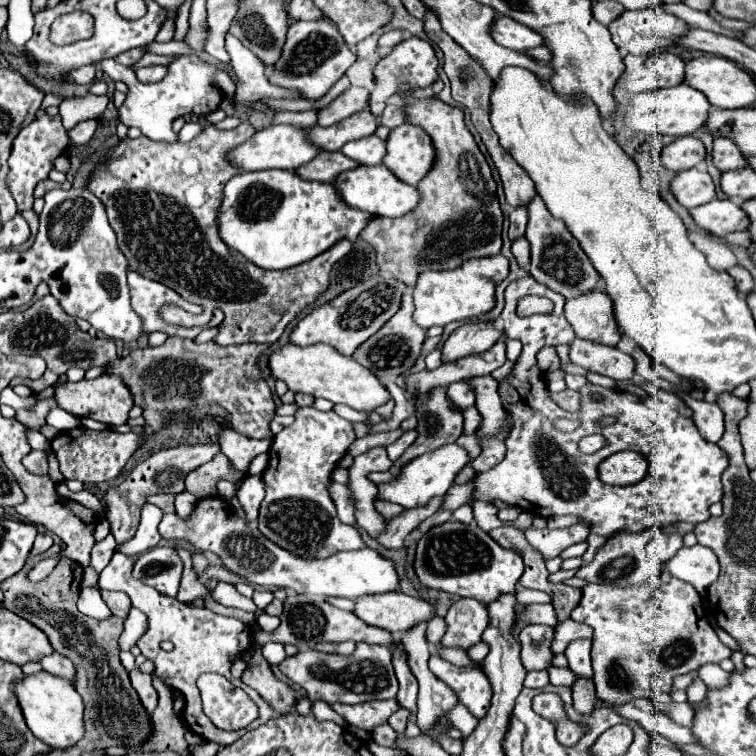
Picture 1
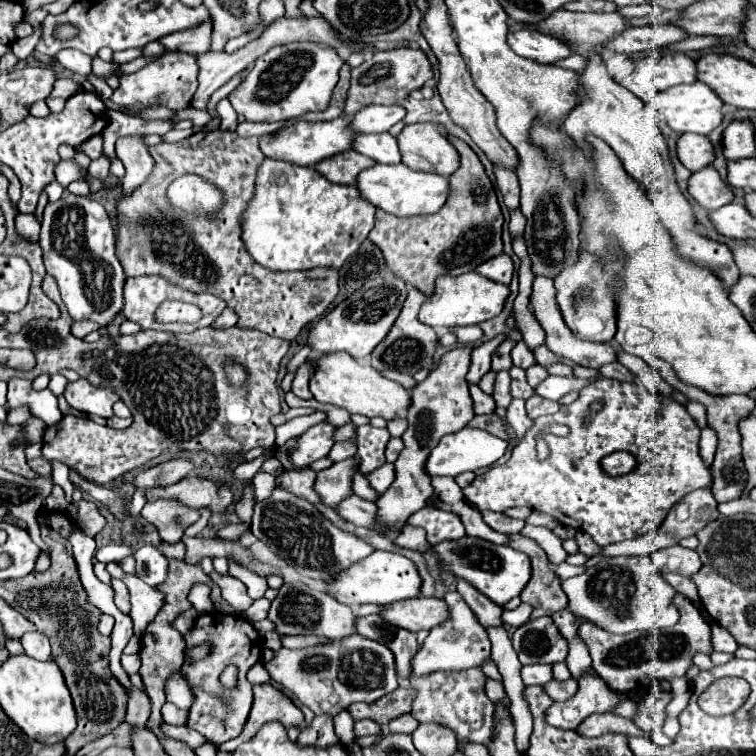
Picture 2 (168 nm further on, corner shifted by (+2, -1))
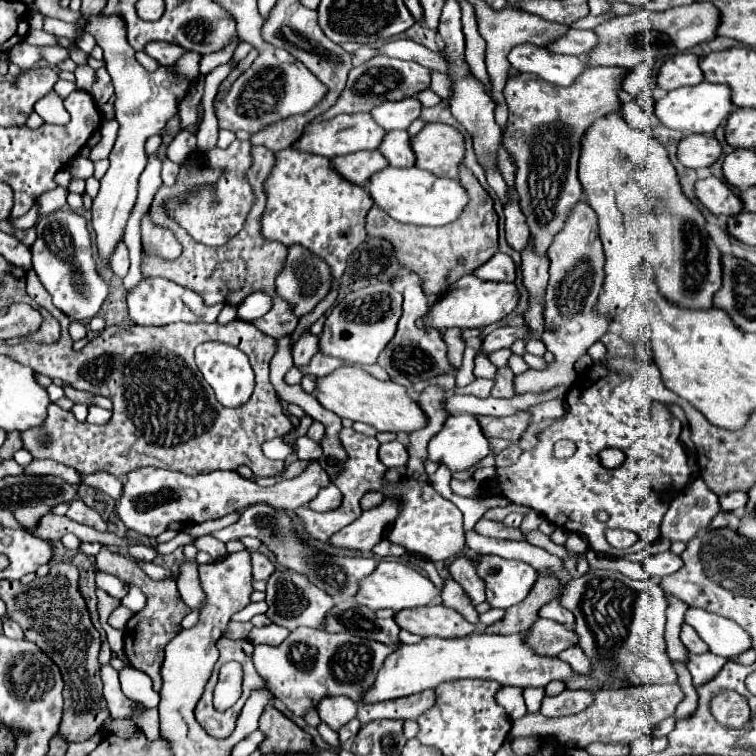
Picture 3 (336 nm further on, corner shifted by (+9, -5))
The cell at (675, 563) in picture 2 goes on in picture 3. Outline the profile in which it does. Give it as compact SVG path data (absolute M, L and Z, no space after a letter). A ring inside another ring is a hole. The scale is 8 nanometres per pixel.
M666 551L666 553L658 553L658 555L648 555L646 561L642 563L642 567L648 571L648 575L654 581L660 581L662 577L676 573L682 567L682 559L678 555L674 555L672 551Z

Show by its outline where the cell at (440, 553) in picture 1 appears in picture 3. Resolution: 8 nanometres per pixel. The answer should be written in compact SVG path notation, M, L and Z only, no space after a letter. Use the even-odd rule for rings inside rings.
M474 555L474 559L478 559L478 573L486 581L486 601L490 603L490 607L508 609L512 605L518 605L528 597L534 581L538 579L538 571L524 561L510 561L494 555Z

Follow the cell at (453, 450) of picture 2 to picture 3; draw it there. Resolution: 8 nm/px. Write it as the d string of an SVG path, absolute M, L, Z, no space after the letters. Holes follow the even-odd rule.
M450 415L428 443L428 459L464 471L490 453L488 439L474 415Z

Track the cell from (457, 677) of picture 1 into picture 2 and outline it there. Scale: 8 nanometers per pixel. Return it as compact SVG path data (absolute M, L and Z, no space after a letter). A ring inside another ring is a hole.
M481 669L437 671L427 677L411 677L411 687L417 691L411 715L419 721L433 721L451 727L459 741L475 741L487 745L493 737L493 701L485 695L485 675Z

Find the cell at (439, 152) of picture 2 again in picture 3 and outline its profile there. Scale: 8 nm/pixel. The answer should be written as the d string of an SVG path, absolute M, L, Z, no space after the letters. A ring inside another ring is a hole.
M428 123L416 137L412 137L416 153L416 167L426 169L438 177L458 179L464 161L464 135L444 123Z

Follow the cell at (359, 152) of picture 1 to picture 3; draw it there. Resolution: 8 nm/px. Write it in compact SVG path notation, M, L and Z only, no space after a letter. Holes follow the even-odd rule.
M390 131L382 139L382 145L378 147L380 153L388 159L392 167L412 167L416 163L416 155L410 145L408 131Z

